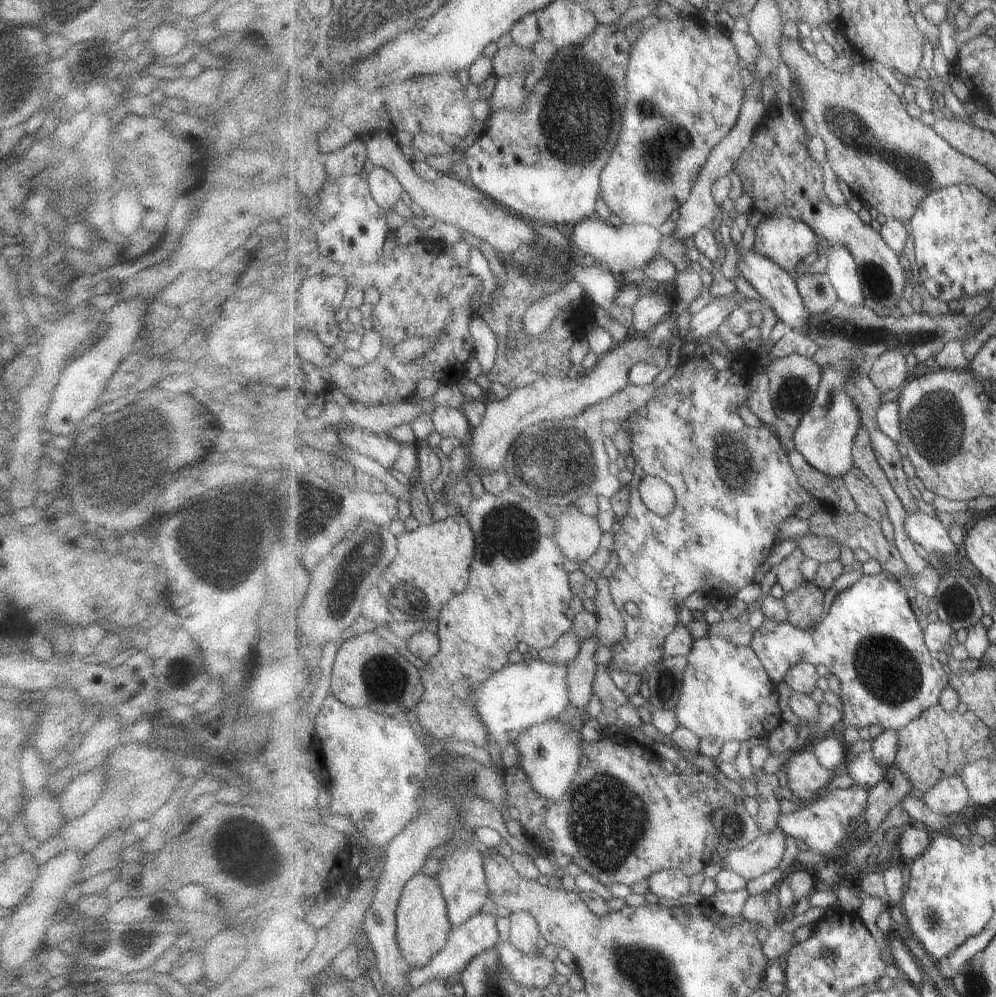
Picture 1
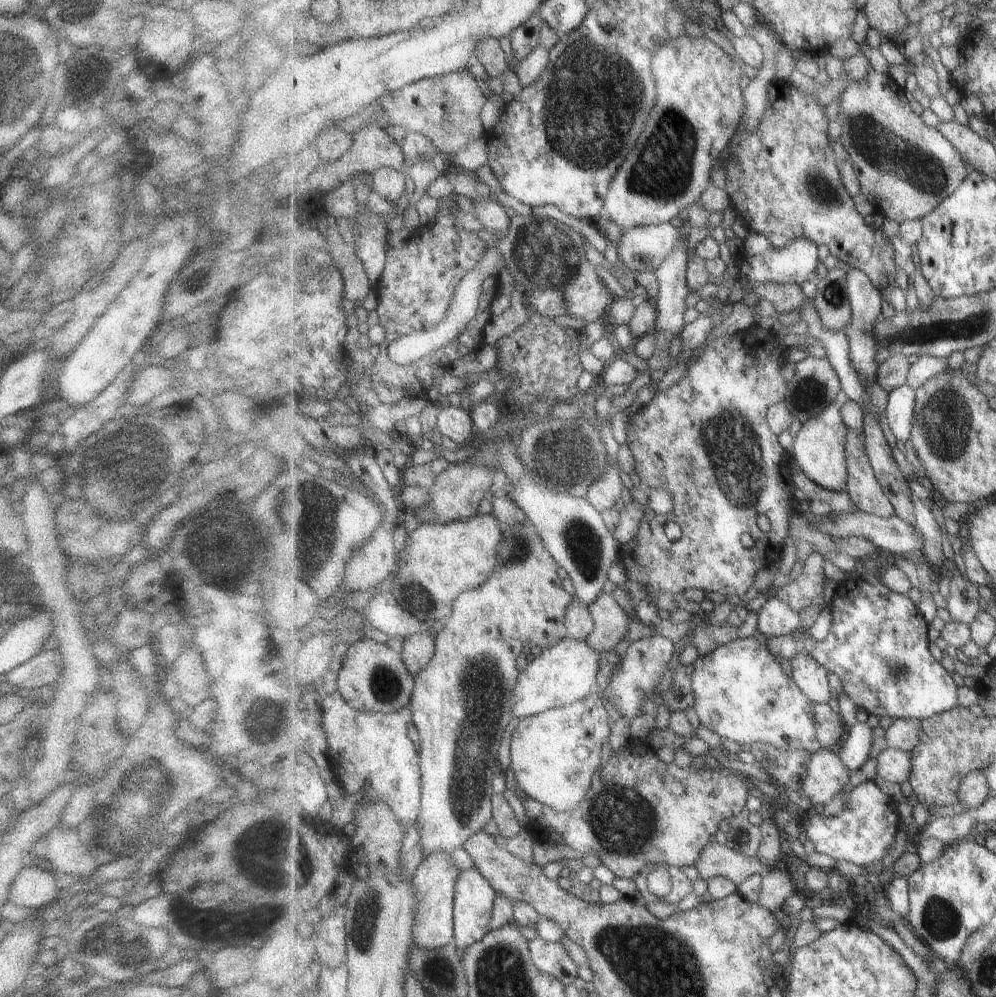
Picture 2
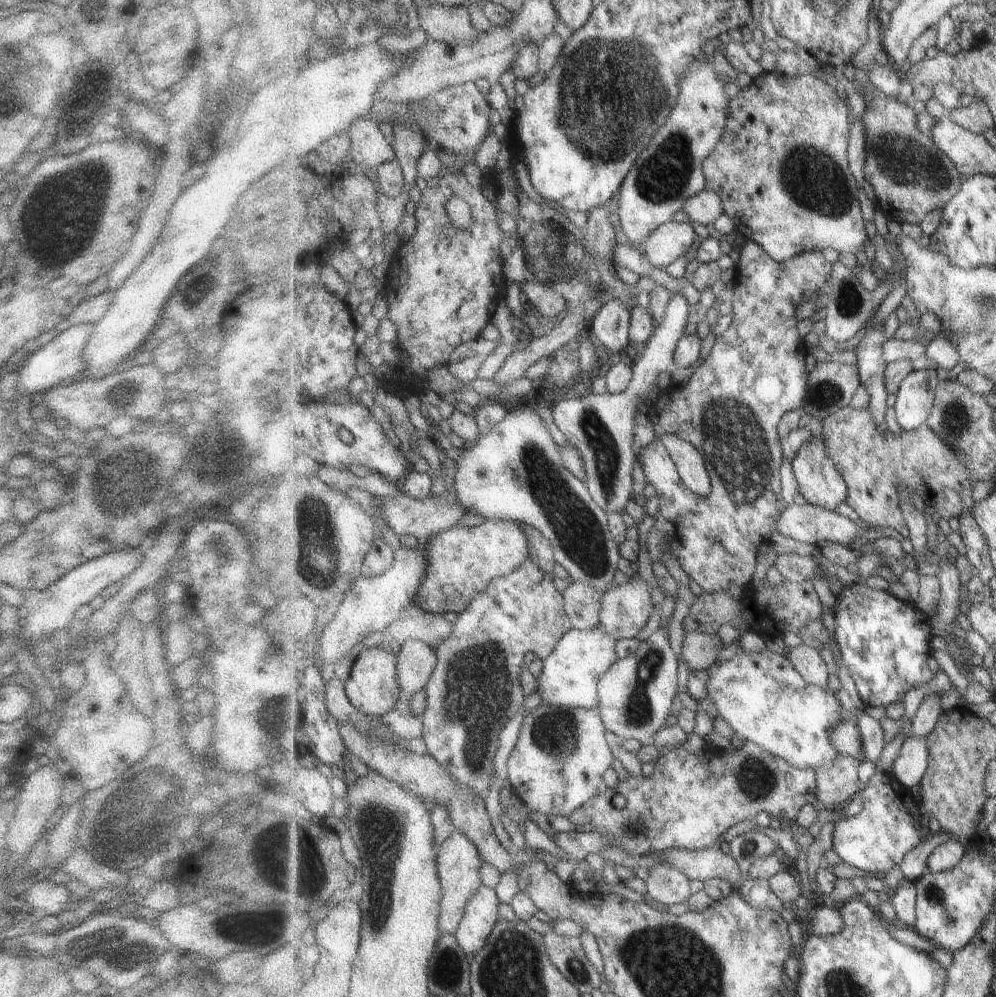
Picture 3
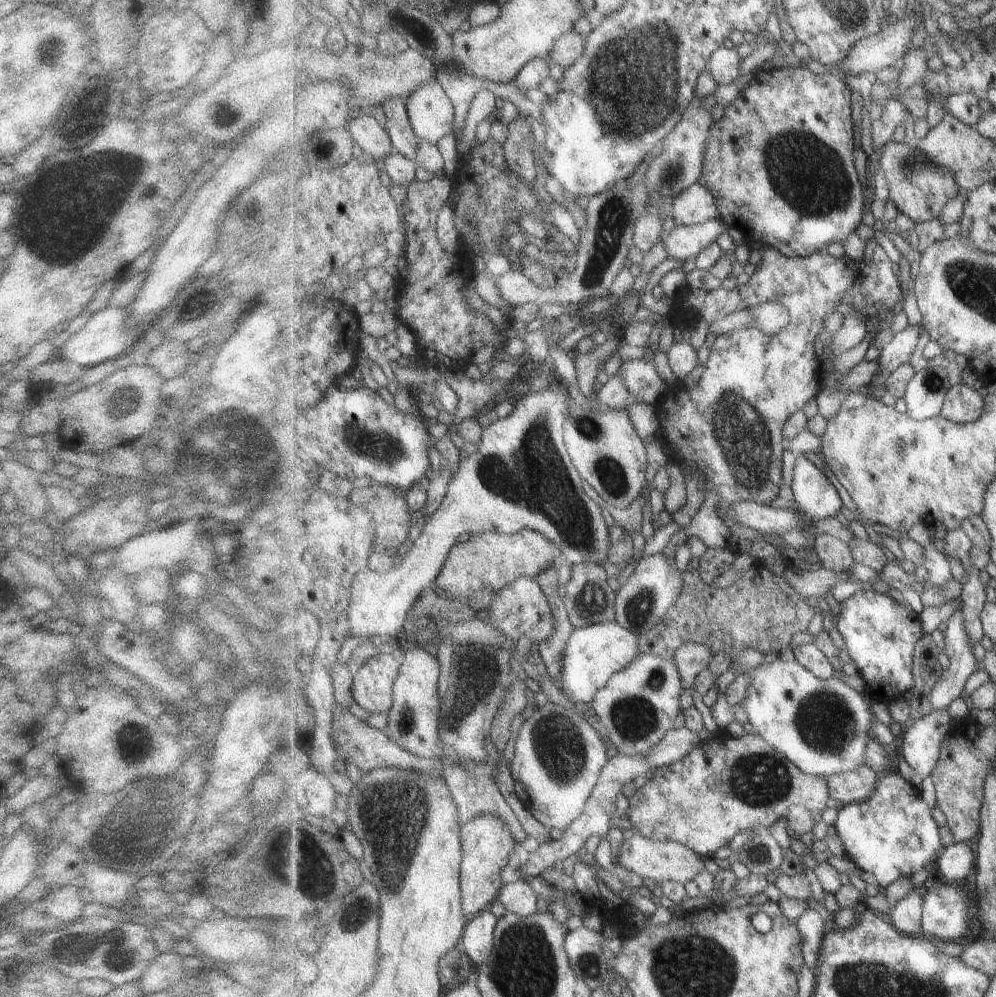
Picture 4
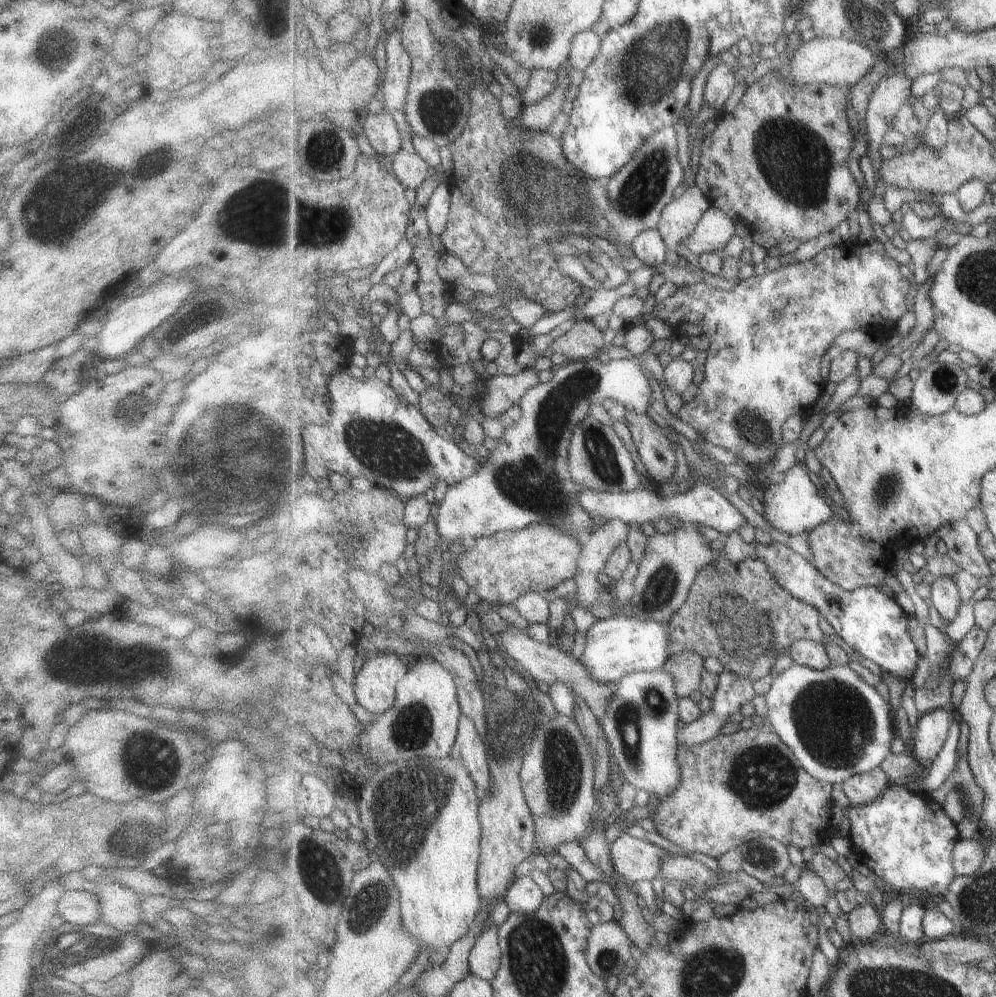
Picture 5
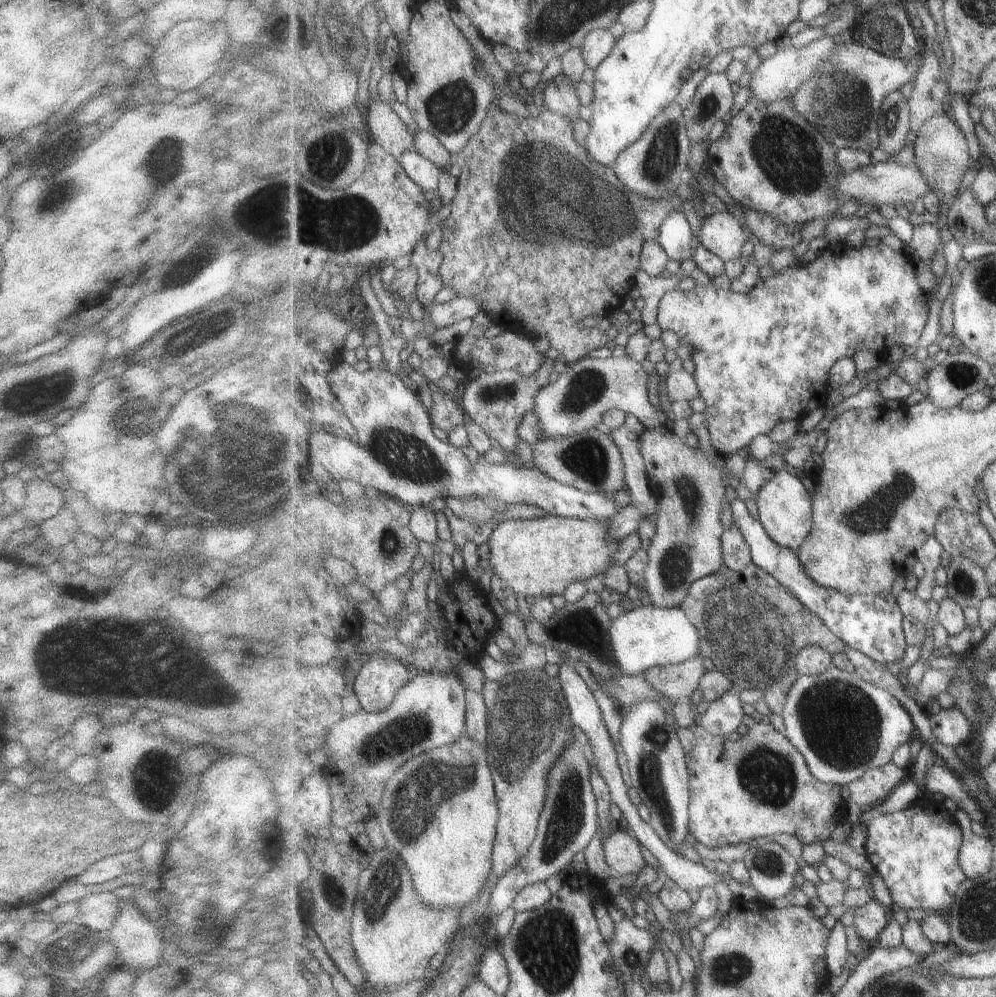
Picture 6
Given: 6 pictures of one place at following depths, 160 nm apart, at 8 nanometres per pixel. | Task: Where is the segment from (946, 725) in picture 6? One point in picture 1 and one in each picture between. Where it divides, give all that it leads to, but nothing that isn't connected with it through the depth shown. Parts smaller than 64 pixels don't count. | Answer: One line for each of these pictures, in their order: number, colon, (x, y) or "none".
1: (866, 771)
2: (895, 765)
3: (913, 760)
4: (921, 748)
5: (930, 733)

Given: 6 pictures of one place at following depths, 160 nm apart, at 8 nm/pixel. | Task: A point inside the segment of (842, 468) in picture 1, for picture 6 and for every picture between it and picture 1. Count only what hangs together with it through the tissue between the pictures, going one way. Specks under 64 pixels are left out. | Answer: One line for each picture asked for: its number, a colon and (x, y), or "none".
2: (819, 447)
3: (820, 482)
4: (817, 498)
5: (793, 506)
6: (785, 507)

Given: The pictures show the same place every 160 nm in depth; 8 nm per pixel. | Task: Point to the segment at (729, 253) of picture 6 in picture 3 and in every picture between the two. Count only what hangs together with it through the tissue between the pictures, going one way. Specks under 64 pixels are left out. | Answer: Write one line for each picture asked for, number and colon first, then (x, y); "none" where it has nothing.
3: (667, 243)
4: (684, 242)
5: (714, 231)

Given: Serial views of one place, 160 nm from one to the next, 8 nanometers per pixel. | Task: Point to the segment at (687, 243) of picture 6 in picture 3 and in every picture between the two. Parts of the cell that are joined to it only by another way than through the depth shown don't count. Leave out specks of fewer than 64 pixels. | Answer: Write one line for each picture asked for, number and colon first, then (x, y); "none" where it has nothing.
3: (705, 207)
4: (696, 205)
5: (679, 219)

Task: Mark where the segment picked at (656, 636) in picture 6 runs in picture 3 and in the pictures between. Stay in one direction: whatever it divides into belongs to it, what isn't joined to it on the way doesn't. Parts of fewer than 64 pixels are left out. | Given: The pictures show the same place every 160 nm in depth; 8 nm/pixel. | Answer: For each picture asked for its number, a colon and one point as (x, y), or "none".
3: (570, 677)
4: (594, 654)
5: (615, 646)

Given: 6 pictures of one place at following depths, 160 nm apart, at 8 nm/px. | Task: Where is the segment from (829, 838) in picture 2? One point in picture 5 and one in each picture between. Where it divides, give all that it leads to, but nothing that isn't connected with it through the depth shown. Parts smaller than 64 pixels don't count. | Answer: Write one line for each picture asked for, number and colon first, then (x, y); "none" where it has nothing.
3: (888, 827)
4: (893, 834)
5: (905, 838)

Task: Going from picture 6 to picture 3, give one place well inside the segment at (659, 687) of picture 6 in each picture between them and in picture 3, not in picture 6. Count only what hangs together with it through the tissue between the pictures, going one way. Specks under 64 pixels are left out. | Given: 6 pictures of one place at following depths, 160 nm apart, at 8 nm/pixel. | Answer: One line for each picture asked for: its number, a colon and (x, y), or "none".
3: (700, 651)
4: (693, 658)
5: (687, 666)

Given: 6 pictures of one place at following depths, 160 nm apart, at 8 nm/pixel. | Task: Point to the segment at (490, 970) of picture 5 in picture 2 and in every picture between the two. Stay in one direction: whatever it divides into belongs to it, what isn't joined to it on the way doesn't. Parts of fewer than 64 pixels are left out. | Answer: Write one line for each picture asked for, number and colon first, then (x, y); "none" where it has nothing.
2: (475, 901)
3: (481, 915)
4: (479, 938)

